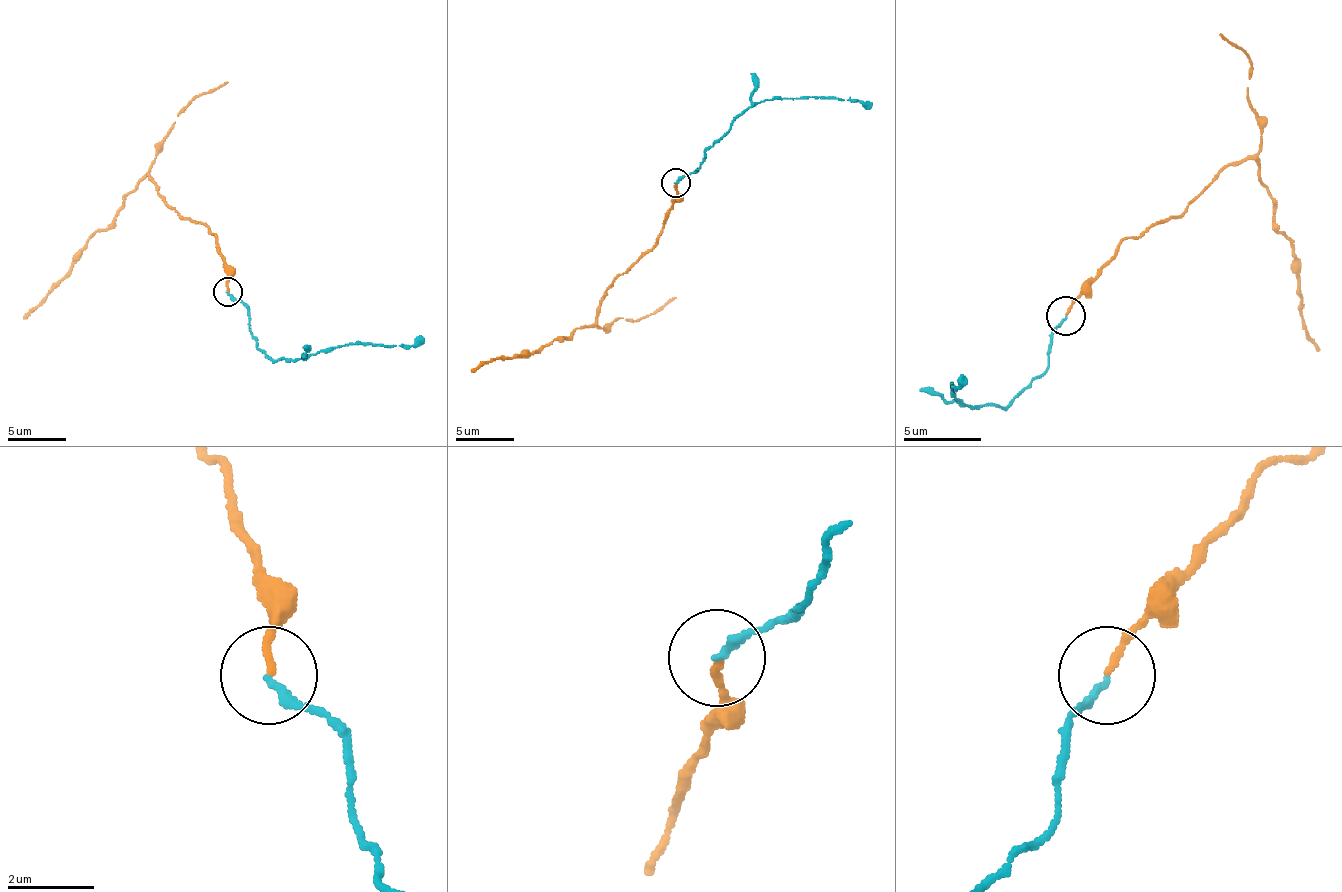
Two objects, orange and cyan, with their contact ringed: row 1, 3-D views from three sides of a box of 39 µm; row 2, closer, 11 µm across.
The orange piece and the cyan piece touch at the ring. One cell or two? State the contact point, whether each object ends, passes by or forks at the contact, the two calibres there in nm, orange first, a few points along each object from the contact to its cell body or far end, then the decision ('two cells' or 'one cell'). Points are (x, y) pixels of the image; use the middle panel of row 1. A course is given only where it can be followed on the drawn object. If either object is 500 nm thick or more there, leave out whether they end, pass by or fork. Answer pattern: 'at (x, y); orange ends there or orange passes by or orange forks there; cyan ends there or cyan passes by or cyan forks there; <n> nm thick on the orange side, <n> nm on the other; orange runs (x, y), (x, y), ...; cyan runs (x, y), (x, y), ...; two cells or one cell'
at (675, 183); orange ends there; cyan ends there; 140 nm thick on the orange side, 170 nm on the other; orange runs (676, 183), (676, 201), (650, 250), (606, 291), (594, 323), (536, 352), (490, 358), (472, 372); cyan runs (676, 183), (696, 172), (720, 137), (749, 108), (766, 99), (810, 96), (859, 99), (871, 105); one cell

